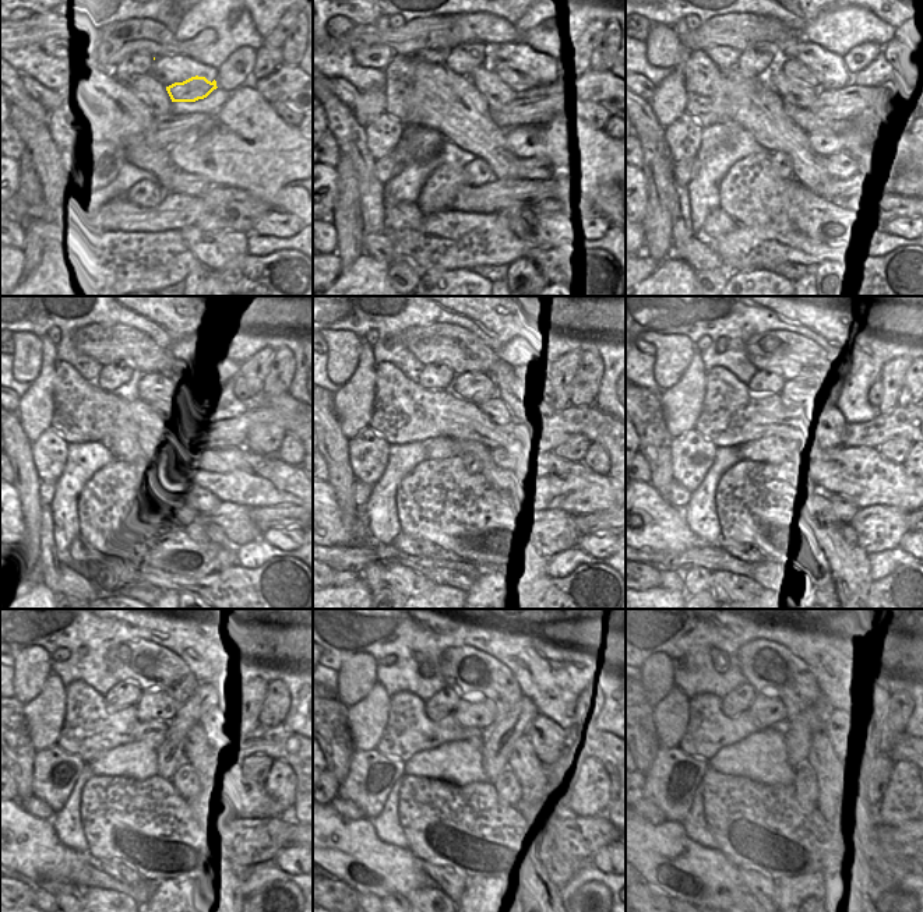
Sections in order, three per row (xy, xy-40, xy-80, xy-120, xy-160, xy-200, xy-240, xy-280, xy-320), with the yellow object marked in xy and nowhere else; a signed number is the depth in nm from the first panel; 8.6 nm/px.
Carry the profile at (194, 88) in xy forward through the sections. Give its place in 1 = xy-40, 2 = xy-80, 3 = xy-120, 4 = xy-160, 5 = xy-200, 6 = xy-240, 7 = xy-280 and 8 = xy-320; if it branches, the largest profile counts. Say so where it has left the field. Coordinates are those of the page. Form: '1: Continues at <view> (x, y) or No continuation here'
1: Continues at xy-40 (496, 92)
2: Continues at xy-80 (789, 78)
3: Continues at xy-120 (164, 388)
4: Continues at xy-160 (478, 388)
5: Continues at xy-200 (786, 391)
6: Continues at xy-240 (152, 704)
7: Continues at xy-280 (467, 714)
8: Continues at xy-320 (774, 712).

